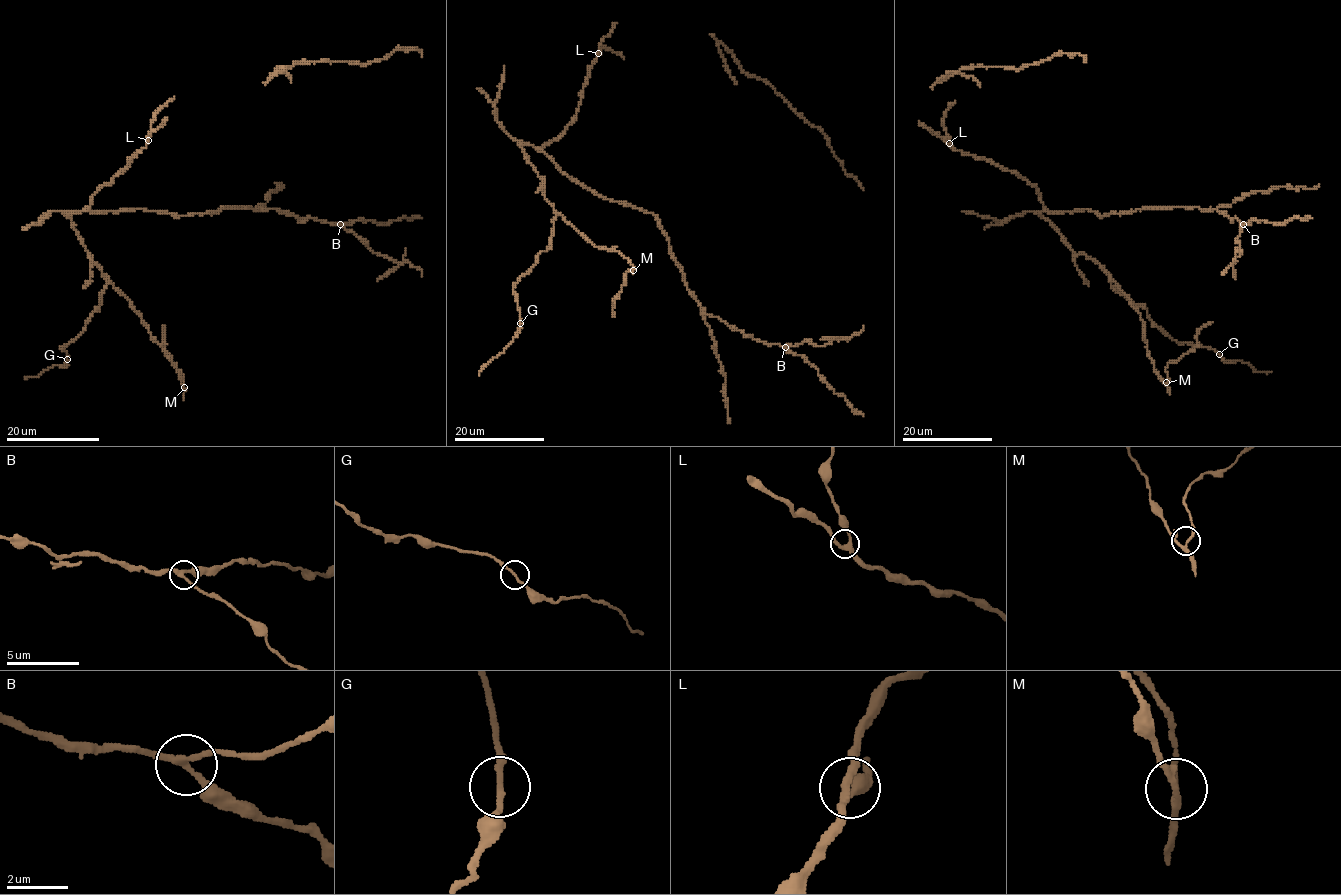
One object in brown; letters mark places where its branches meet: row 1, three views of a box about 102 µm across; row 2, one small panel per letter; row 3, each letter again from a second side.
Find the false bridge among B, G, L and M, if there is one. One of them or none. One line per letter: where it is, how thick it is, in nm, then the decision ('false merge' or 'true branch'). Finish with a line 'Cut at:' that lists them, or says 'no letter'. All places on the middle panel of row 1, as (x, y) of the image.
B: (785, 347) | 200 nm | true branch
G: (520, 323) | 180 nm | true branch
L: (598, 53) | 240 nm | true branch
M: (633, 270) | 170 nm | false merge
Cut at: M

